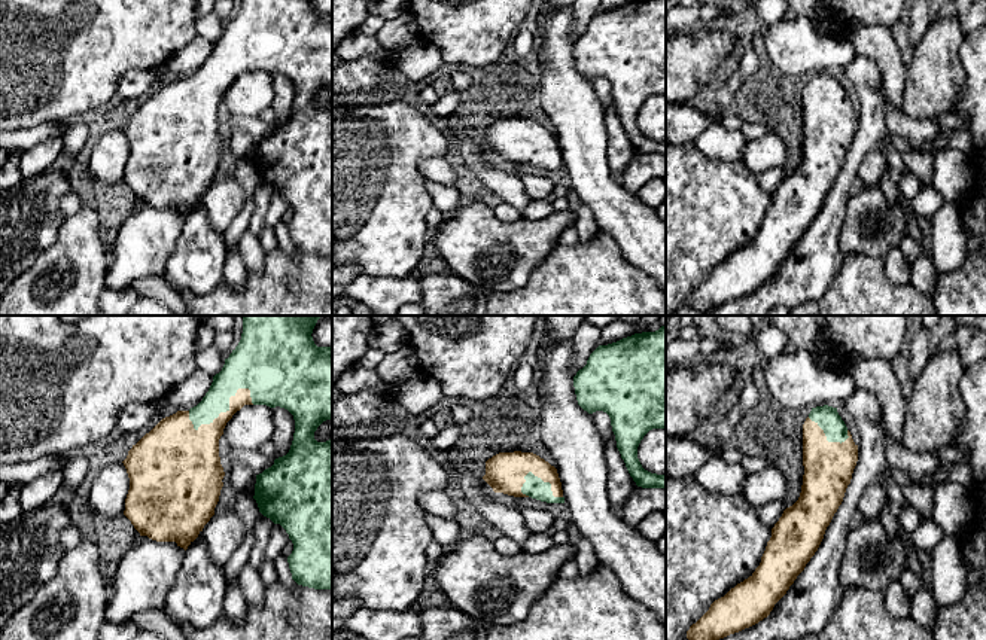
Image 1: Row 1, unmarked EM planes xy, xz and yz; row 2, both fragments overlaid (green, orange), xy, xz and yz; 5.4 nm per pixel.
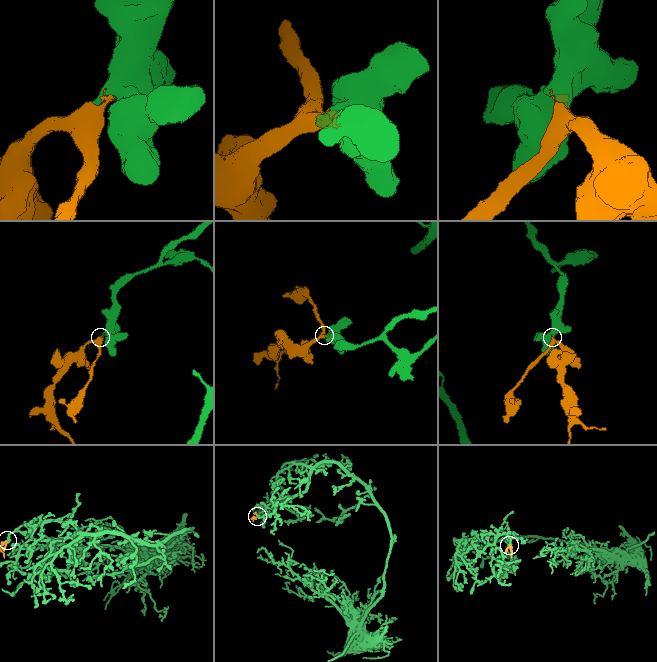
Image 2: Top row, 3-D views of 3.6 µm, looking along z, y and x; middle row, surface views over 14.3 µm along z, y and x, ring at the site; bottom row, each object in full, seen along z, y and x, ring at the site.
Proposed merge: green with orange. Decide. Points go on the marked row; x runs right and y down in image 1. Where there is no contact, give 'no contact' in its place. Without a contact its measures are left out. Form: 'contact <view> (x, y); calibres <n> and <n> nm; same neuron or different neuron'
contact xy (225, 411); calibres 200 and 200 nm; same neuron

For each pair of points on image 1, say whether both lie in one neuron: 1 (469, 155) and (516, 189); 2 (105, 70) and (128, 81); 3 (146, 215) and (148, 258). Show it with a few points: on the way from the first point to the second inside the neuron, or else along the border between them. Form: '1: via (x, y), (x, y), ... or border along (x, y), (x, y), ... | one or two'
1: via (481, 165), (496, 180), (504, 183) | one
2: border along (152, 67), (127, 70), (119, 78), (115, 93) | two
3: via (146, 225), (146, 247) | one

